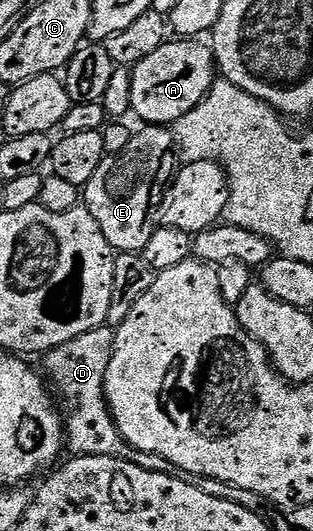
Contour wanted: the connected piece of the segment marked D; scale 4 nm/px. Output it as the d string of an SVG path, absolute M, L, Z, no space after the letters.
M106 326L94 328L61 346L51 349L42 357L47 367L46 379L50 387L57 393L61 405L61 415L65 421L65 448L71 456L116 456L125 462L133 462L141 466L141 470L153 470L153 474L169 474L169 478L177 478L181 482L189 482L197 486L197 490L211 495L213 498L225 498L237 506L245 506L245 510L262 513L265 501L249 490L235 488L232 484L217 482L217 478L189 474L173 462L161 458L152 452L137 450L125 442L125 438L117 430L115 419L107 405L105 394L105 374L109 370L109 358L113 358L115 345L115 329Z

